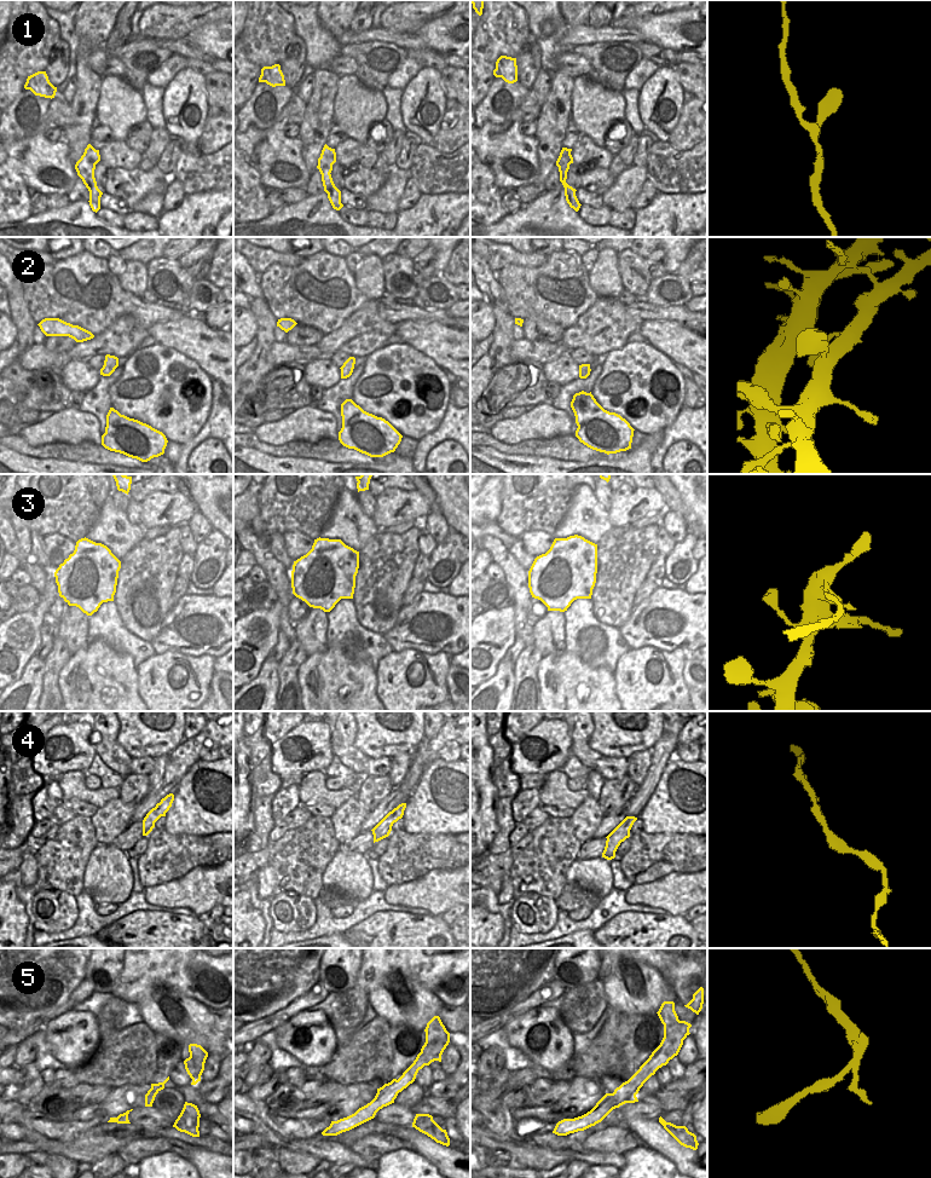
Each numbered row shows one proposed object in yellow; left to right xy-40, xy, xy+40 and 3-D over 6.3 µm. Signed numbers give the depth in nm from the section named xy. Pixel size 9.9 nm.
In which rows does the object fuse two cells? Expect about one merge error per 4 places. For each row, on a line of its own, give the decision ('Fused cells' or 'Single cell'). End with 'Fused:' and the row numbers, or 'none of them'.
1: Fused cells
2: Single cell
3: Single cell
4: Single cell
5: Fused cells
Fused: 1, 5.

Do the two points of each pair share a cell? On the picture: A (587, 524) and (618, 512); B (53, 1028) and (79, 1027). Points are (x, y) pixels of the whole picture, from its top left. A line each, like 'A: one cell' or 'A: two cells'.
A: two cells
B: one cell

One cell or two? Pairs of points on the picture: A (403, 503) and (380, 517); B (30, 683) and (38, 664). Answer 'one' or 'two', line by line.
A: one
B: one

